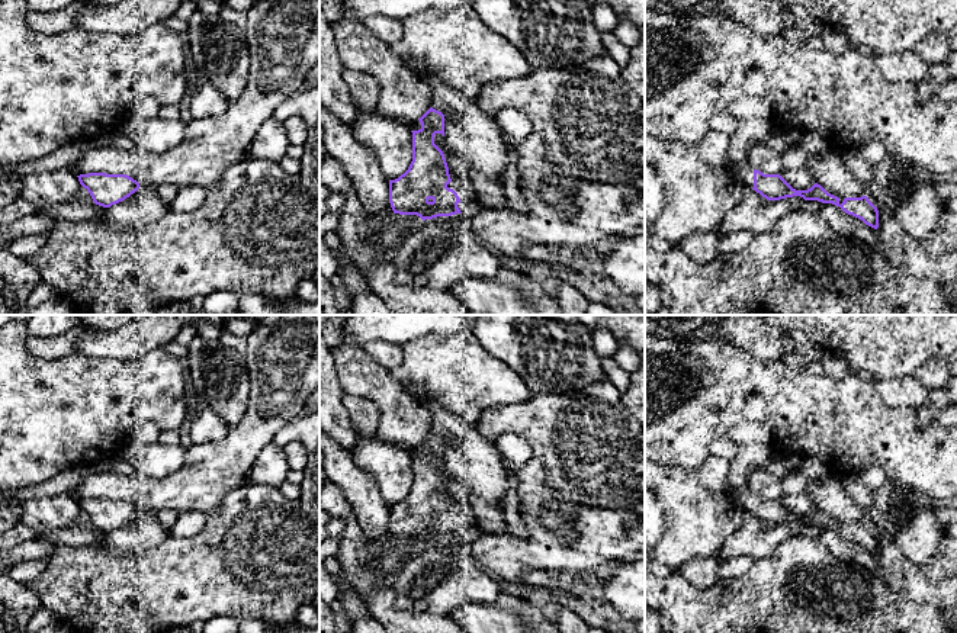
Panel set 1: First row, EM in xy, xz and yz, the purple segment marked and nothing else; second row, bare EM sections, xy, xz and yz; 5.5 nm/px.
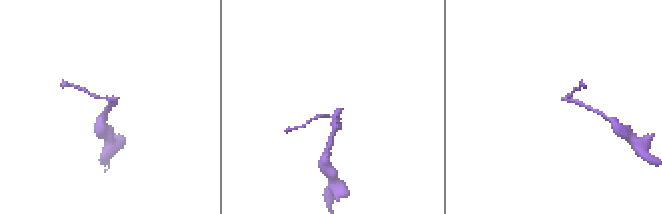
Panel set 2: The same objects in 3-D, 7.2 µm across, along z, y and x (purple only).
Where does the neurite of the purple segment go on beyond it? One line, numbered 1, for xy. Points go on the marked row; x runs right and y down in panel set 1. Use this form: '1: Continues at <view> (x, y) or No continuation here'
1: No continuation here

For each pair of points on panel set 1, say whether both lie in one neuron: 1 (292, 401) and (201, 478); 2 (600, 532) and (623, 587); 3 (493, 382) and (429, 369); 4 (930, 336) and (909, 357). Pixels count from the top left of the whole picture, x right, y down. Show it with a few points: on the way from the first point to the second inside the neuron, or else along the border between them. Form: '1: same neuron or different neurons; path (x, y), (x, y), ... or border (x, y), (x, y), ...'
1: same neuron; path (269, 418), (224, 462)
2: different neurons; border (629, 558), (625, 562)
3: same neuron; path (477, 381), (455, 376), (445, 369)
4: same neuron; path (924, 341), (914, 352)

